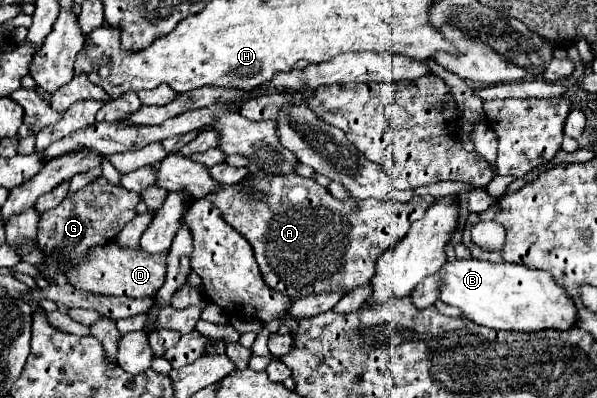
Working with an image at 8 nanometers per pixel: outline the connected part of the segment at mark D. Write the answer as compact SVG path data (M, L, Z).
M117 242L97 246L91 254L77 264L77 270L71 270L69 282L85 292L105 294L105 296L131 296L131 298L149 298L165 282L165 254L147 254L143 250L125 250Z

